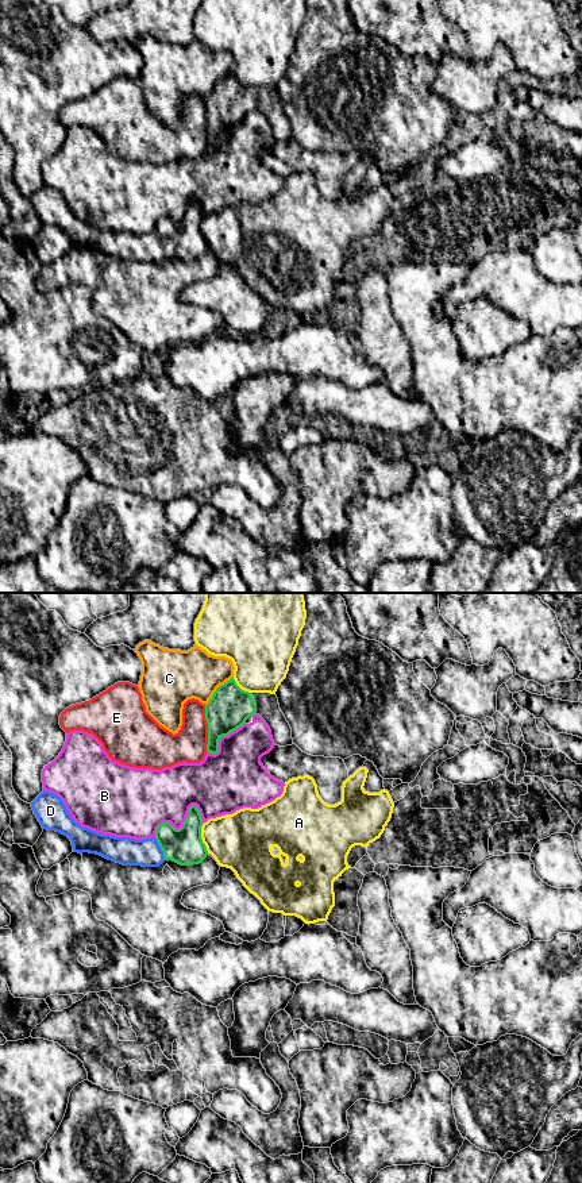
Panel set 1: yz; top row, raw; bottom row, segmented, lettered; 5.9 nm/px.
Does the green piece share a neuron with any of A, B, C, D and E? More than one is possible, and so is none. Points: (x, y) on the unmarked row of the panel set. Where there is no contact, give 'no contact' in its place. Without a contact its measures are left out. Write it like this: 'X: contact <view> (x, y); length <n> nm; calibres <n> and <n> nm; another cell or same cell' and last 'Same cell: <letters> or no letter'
A: contact yz (201, 234); length 180 nm; calibres 220 and 360 nm; another cell
B: contact yz (180, 223); length 320 nm; calibres 220 and 320 nm; another cell
C: contact yz (216, 84); length 240 nm; calibres 240 and 300 nm; another cell
D: contact yz (161, 243); length 150 nm; calibres 220 and 170 nm; same cell
E: contact yz (208, 123); length 280 nm; calibres 240 and 200 nm; another cell
Same cell: D

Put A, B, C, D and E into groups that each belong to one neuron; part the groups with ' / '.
A / B / C / D / E

